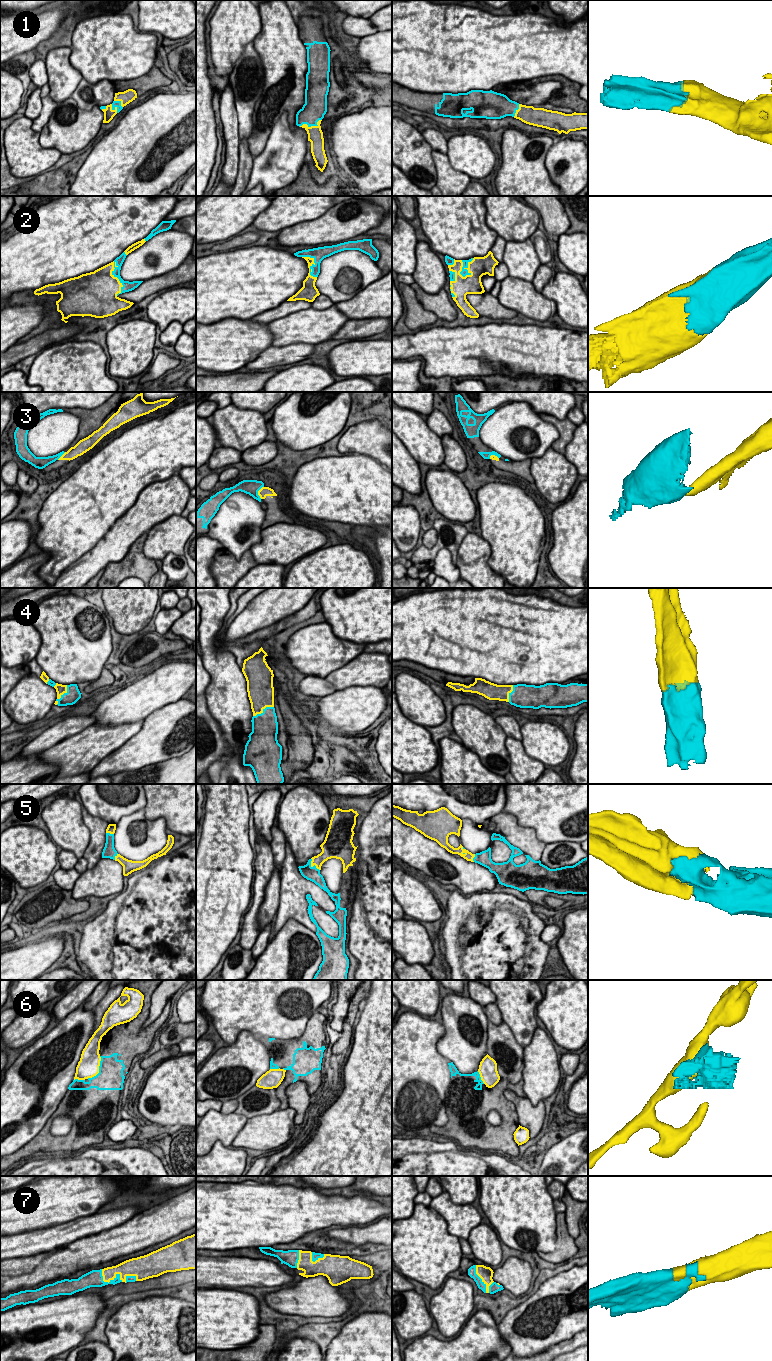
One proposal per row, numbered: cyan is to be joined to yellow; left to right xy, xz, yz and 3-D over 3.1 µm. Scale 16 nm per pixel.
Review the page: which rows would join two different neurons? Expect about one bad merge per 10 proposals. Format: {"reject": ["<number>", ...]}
{"reject": ["3", "6"]}

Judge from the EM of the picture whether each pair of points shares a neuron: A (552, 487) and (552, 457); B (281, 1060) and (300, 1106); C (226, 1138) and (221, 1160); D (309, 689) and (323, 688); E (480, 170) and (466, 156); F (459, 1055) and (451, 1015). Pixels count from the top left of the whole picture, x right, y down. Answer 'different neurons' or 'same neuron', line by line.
A: same neuron
B: different neurons
C: different neurons
D: same neuron
E: same neuron
F: same neuron

